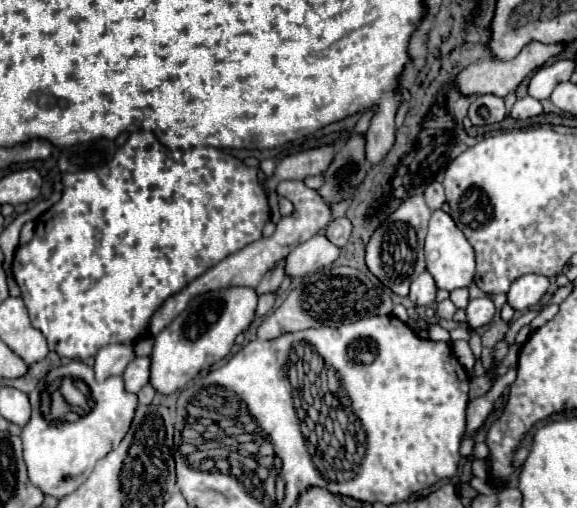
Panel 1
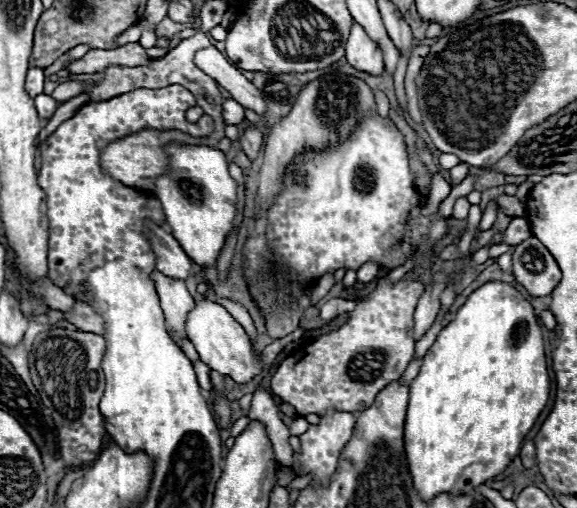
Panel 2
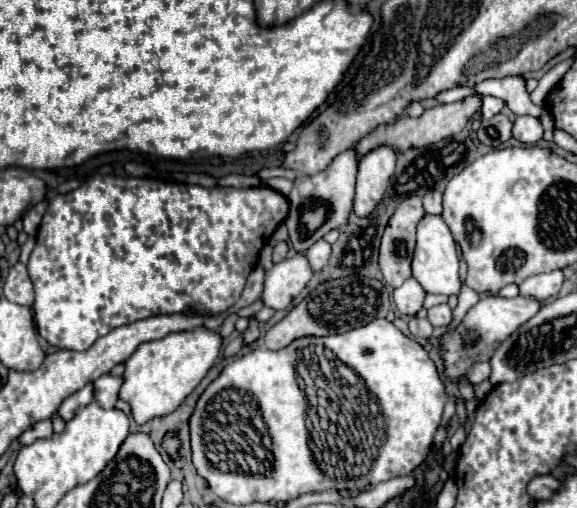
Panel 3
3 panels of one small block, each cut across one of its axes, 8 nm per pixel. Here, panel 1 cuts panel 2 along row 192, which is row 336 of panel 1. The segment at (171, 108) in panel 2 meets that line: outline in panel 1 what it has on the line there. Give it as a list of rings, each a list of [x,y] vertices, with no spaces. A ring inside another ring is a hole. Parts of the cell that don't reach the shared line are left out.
[[[138,130],[132,132],[128,142],[120,146],[114,154],[114,158],[104,164],[98,170],[82,170],[74,174],[62,174],[62,198],[36,220],[34,238],[18,246],[12,262],[12,274],[18,282],[18,288],[22,292],[22,300],[28,308],[32,326],[42,330],[42,334],[48,340],[48,348],[56,352],[62,358],[70,360],[88,360],[92,358],[98,348],[108,344],[134,344],[140,338],[144,338],[150,330],[150,316],[174,294],[178,294],[182,288],[186,288],[194,278],[202,276],[208,268],[216,266],[220,260],[230,256],[232,252],[238,252],[240,248],[248,246],[250,242],[256,242],[262,236],[264,224],[270,220],[270,206],[268,198],[258,182],[258,172],[254,168],[248,168],[238,158],[218,150],[218,148],[192,148],[192,150],[168,150],[158,142],[158,138],[150,130]]]

